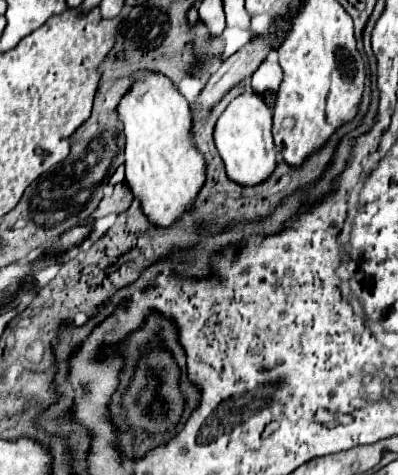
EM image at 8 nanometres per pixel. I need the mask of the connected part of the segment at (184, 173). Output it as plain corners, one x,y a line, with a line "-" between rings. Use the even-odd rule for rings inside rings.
136,71
132,83
122,95
116,115
126,137
126,183
140,199
144,215
158,227
168,227
186,211
204,185
204,157
190,141
190,107
174,83
158,71
-
172,133
184,133
188,139
172,143

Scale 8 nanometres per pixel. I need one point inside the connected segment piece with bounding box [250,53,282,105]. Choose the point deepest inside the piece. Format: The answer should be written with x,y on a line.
267,77

